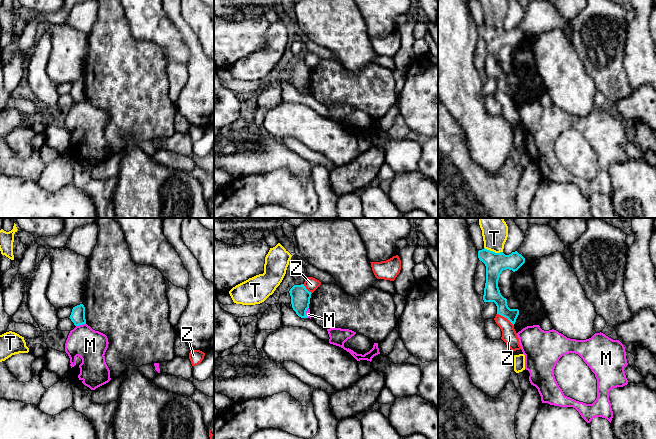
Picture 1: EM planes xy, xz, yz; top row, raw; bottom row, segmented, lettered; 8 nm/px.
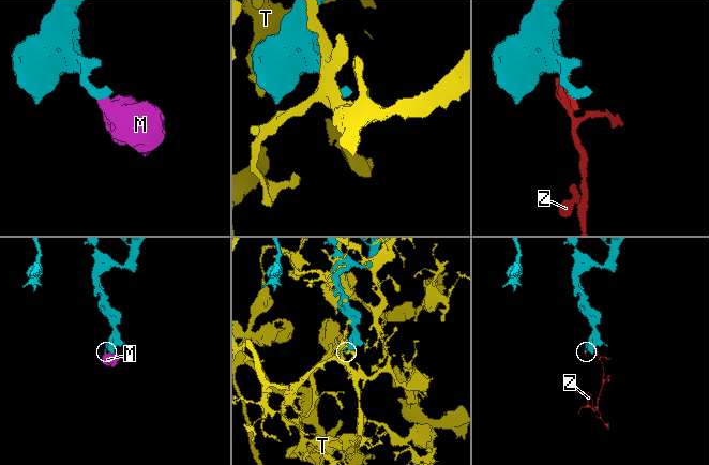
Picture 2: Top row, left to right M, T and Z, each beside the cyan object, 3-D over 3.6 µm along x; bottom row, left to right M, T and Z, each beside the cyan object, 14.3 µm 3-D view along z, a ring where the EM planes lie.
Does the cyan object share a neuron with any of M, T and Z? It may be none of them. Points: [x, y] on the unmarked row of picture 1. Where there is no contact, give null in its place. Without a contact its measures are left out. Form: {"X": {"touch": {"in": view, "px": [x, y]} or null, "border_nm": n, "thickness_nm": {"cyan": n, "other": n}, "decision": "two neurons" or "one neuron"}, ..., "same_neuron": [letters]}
{"M": {"touch": {"in": "xy", "px": [80, 100]}, "border_nm": 80, "thickness_nm": {"cyan": 120, "other": 260}, "decision": "two neurons"}, "T": {"touch": {"in": "yz", "px": [492, 27]}, "border_nm": 160, "thickness_nm": {"cyan": 170, "other": 190}, "decision": "two neurons"}, "Z": {"touch": {"in": "yz", "px": [505, 93]}, "border_nm": 170, "thickness_nm": {"cyan": 130, "other": 120}, "decision": "two neurons"}, "same_neuron": []}

